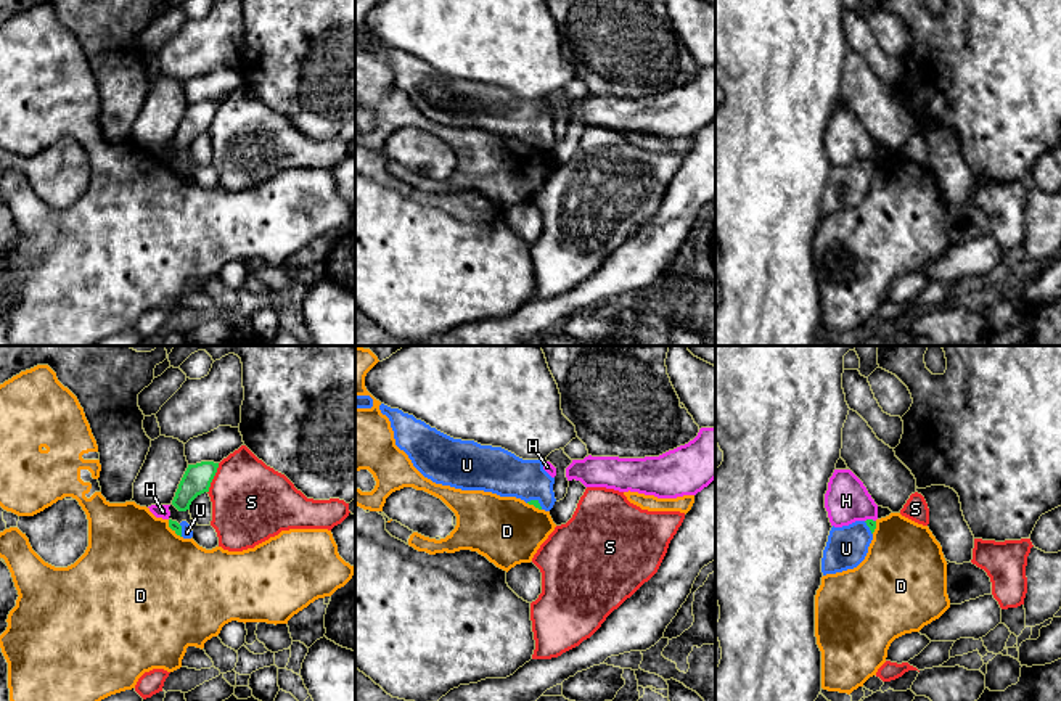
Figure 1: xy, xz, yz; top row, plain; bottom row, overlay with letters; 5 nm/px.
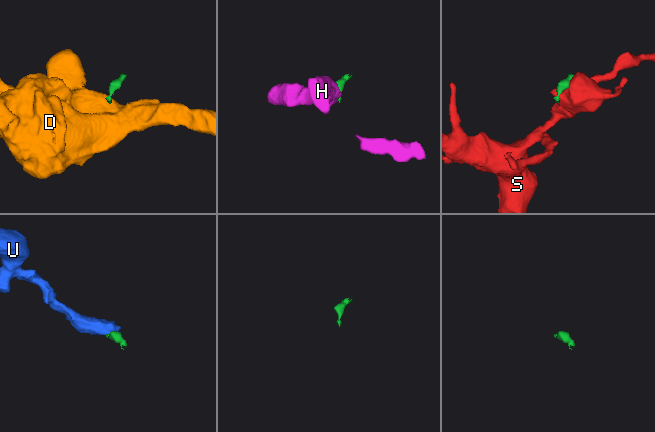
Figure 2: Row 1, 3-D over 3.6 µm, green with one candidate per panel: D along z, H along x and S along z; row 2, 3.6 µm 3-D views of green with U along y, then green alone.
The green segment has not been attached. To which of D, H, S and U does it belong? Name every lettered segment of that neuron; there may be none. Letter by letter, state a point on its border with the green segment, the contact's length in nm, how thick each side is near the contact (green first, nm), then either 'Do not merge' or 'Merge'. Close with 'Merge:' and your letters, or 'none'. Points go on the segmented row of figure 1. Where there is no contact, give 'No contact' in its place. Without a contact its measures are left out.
D: Touches green at xy (172, 529). Shared border 120 nm. Thickness 50 nm (green) against 500 nm. Do not merge
H: Touches green at yz (870, 520). Shared border 60 nm. Thickness 50 nm (green) against 220 nm. Do not merge
S: Touches green at xy (213, 478). Shared border 160 nm. Thickness 140 nm (green) against 400 nm. Do not merge
U: Touches green at xz (536, 500). Shared border 90 nm. Thickness 40 nm (green) against 220 nm. Merge
Merge: U

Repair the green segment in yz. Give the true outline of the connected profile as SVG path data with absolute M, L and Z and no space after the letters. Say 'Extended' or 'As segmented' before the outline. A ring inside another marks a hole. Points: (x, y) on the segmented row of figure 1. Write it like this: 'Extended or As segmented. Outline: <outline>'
Extended. Outline: M873 519L842 527L833 526L821 558L823 576L857 568L868 553L875 529Z

